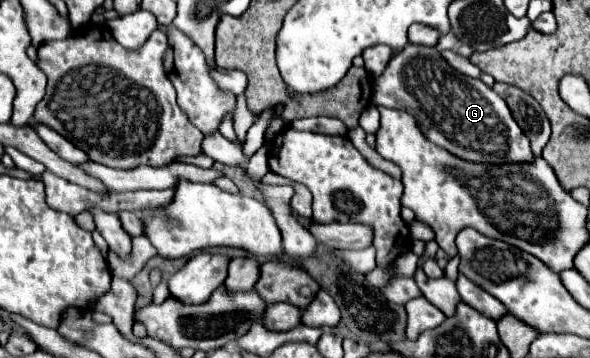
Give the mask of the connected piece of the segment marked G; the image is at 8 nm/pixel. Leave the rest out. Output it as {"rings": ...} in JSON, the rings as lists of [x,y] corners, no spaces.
{"rings":[[[409,44],[399,50],[375,80],[373,104],[409,112],[431,142],[463,160],[485,164],[533,160],[529,140],[513,120],[505,100],[481,80],[461,76],[435,48]]]}

